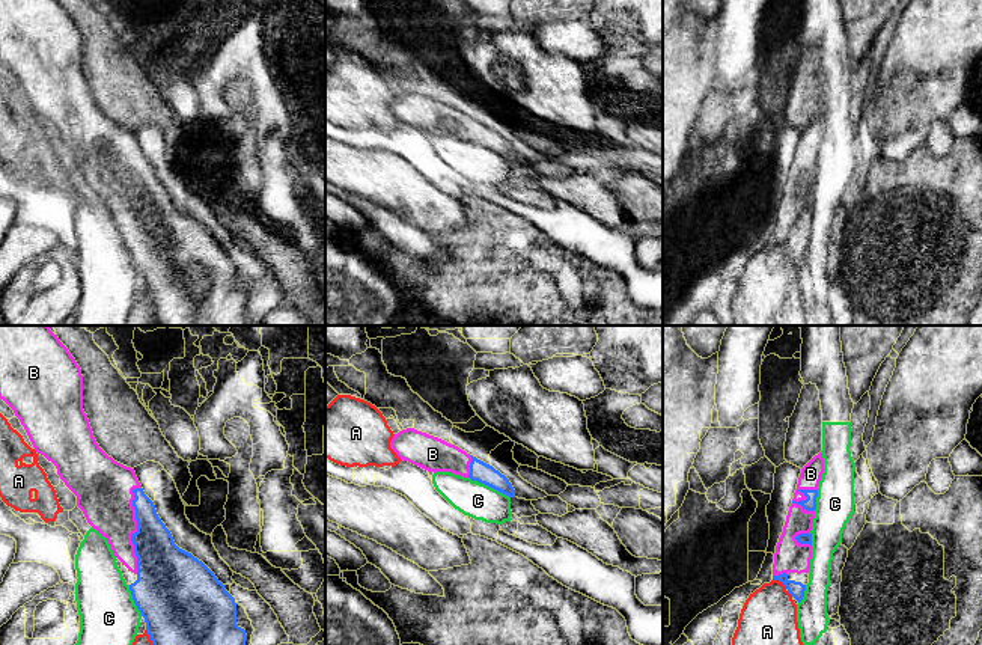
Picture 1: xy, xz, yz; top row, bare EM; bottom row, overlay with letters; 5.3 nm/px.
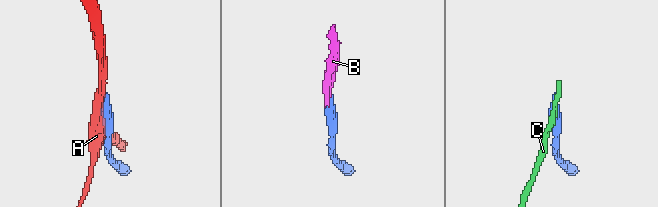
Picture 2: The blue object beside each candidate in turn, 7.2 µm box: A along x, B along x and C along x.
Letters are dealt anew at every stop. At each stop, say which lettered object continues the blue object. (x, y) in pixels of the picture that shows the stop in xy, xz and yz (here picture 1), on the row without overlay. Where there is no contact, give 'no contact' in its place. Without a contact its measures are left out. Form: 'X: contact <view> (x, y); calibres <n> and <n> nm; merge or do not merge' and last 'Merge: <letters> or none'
A: contact yz (780, 243); calibres 80 and 320 nm; do not merge
B: contact xy (137, 193); calibres 280 and 300 nm; merge
C: contact xz (490, 148); calibres 110 and 190 nm; do not merge
Merge: B

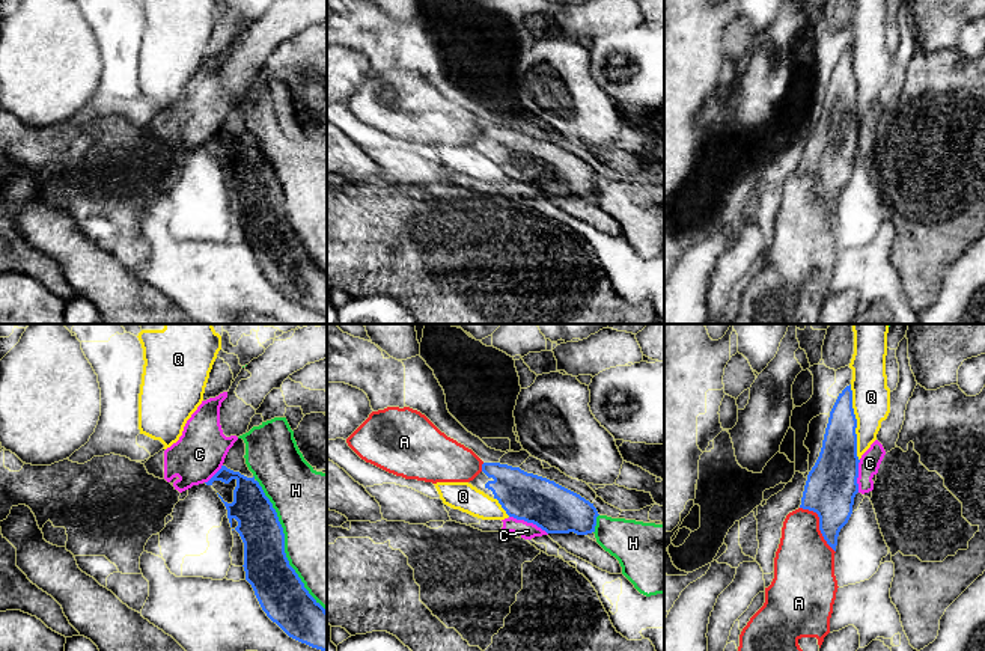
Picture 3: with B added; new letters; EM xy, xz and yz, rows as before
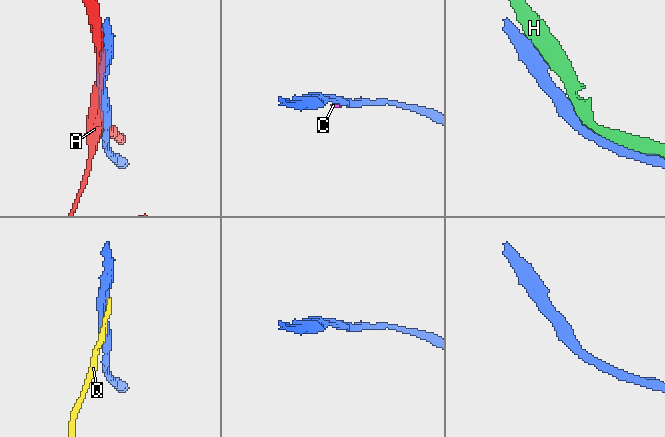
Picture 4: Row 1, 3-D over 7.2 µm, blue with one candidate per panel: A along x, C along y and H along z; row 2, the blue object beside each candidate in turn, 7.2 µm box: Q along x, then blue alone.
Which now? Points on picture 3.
A: contact yz (820, 187); calibres 280 and 320 nm; do not merge
C: contact xz (529, 184); calibres 260 and 90 nm; do not merge
H: contact xy (283, 207); calibres 260 and 460 nm; do not merge
Q: contact yz (856, 85); calibres 220 and 200 nm; do not merge
Merge: none

